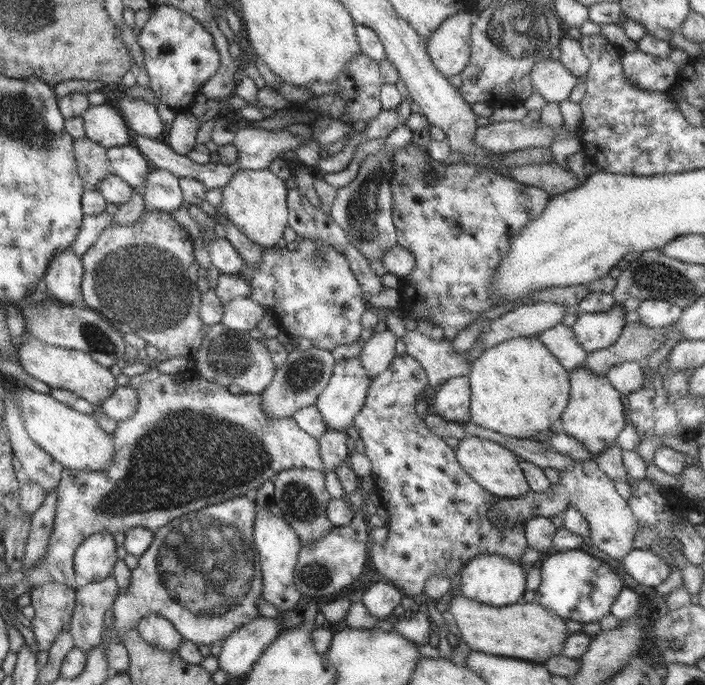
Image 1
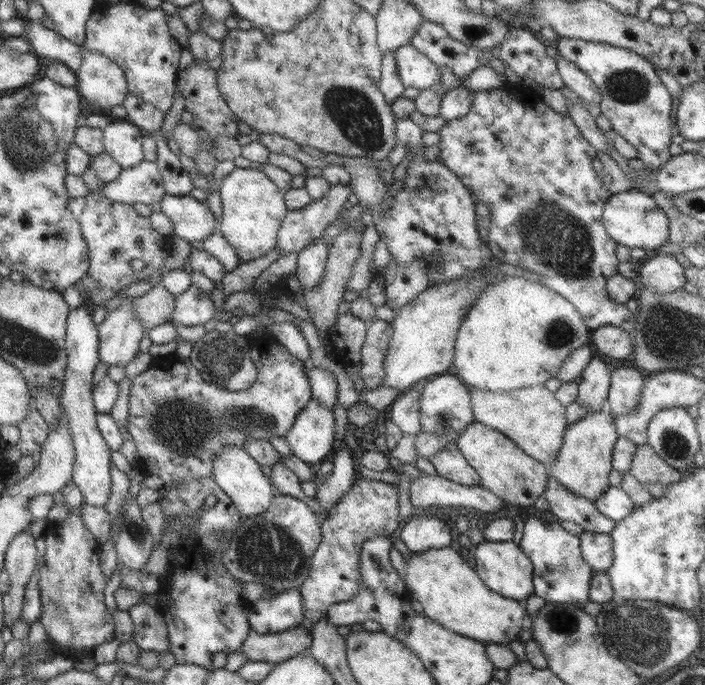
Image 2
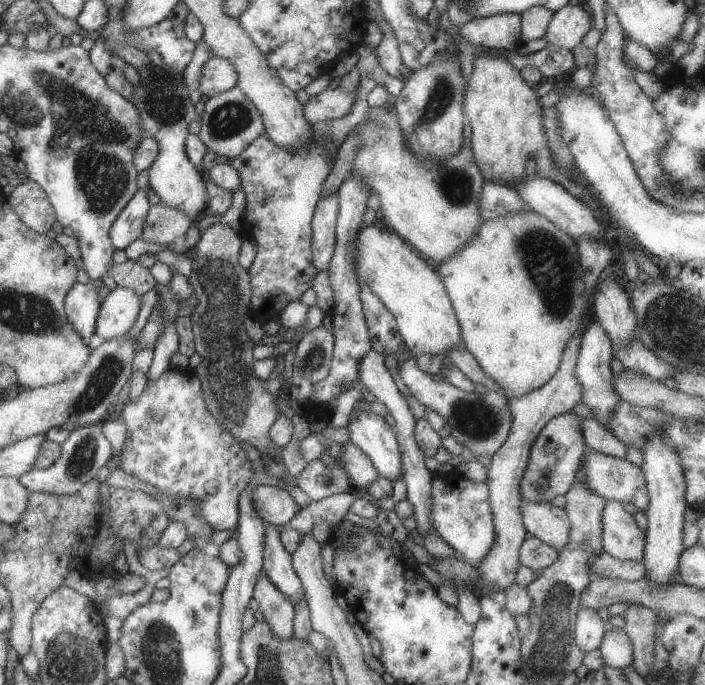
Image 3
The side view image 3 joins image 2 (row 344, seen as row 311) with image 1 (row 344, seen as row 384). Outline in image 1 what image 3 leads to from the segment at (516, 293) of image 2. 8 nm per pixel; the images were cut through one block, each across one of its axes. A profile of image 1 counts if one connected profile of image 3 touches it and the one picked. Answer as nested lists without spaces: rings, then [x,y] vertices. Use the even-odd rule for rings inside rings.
[[[534,336],[509,338],[474,353],[468,372],[471,421],[508,437],[532,439],[562,417],[570,400],[570,372]]]

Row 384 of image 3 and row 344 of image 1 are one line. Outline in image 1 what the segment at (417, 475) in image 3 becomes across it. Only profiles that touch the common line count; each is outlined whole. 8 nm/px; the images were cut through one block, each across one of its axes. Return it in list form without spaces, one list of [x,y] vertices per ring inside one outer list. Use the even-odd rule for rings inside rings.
[[[386,329],[363,341],[364,349],[358,357],[360,357],[362,366],[366,368],[370,380],[375,379],[390,367],[397,355],[396,342],[398,340],[399,338],[391,330]]]

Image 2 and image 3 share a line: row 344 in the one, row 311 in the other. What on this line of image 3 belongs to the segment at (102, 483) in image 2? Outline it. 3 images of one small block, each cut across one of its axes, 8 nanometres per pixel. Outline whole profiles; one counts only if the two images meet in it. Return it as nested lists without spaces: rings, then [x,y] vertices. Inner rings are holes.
[[[77,282],[65,298],[66,314],[85,343],[89,344],[92,334],[95,333],[100,307],[98,289],[93,282]]]

